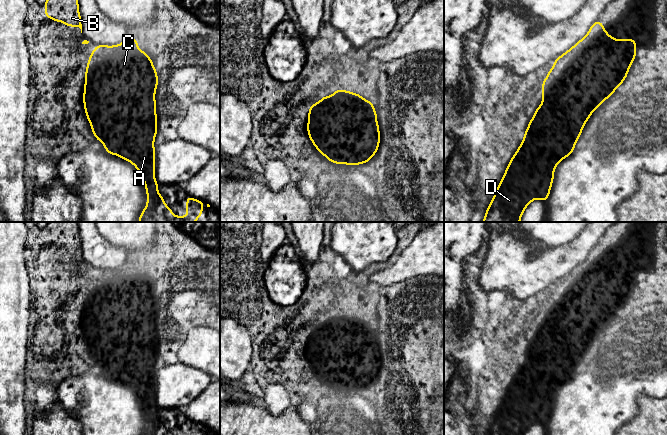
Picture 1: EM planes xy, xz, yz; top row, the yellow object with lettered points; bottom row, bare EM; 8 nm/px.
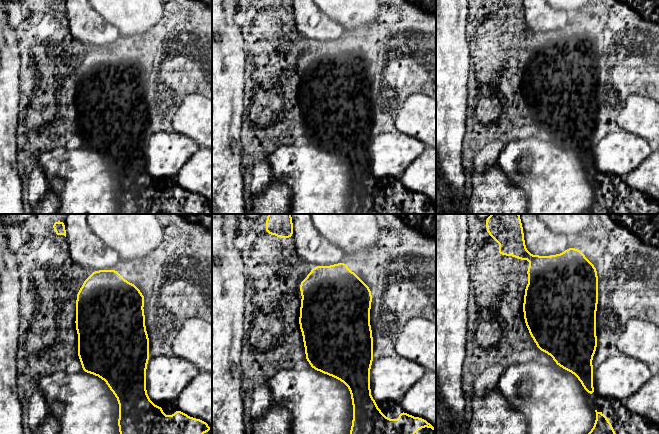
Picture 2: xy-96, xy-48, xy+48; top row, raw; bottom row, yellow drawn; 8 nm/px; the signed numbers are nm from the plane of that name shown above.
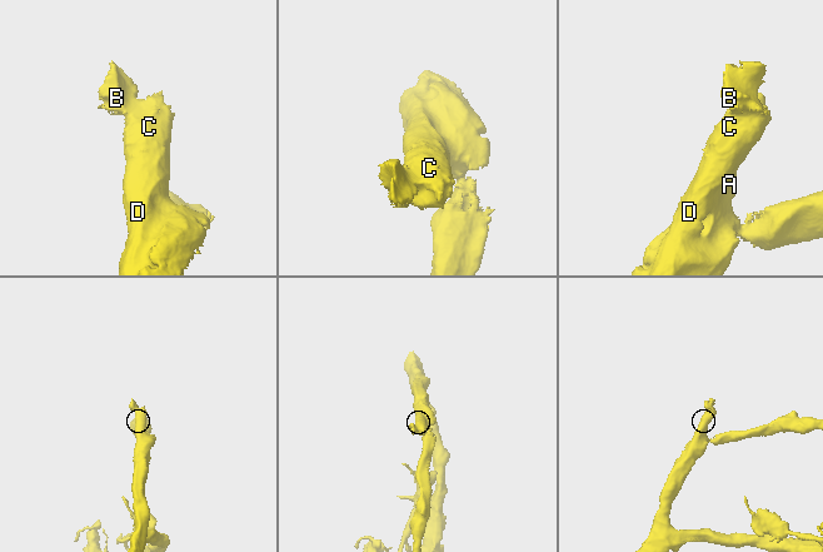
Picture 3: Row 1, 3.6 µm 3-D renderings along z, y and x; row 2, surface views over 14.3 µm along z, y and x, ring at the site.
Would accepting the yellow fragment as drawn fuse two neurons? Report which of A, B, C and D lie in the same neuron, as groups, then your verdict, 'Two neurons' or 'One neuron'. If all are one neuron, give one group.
Groups: A B C D. One neuron

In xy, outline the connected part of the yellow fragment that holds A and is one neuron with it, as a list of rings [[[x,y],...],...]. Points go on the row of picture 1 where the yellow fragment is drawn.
[[[127,37],[121,44],[96,45],[85,70],[83,104],[94,137],[105,146],[105,152],[133,164],[145,183],[146,207],[138,222],[195,222],[203,214],[202,200],[186,198],[186,216],[175,216],[158,192],[155,179],[157,113],[155,94],[158,74],[151,57],[138,48],[138,40]]]

